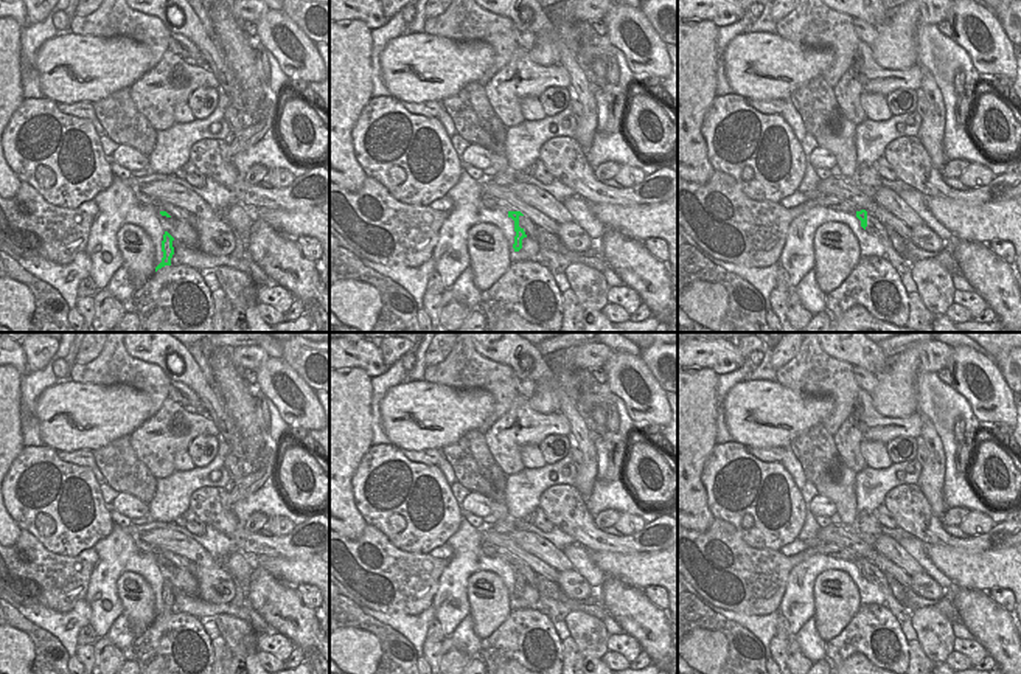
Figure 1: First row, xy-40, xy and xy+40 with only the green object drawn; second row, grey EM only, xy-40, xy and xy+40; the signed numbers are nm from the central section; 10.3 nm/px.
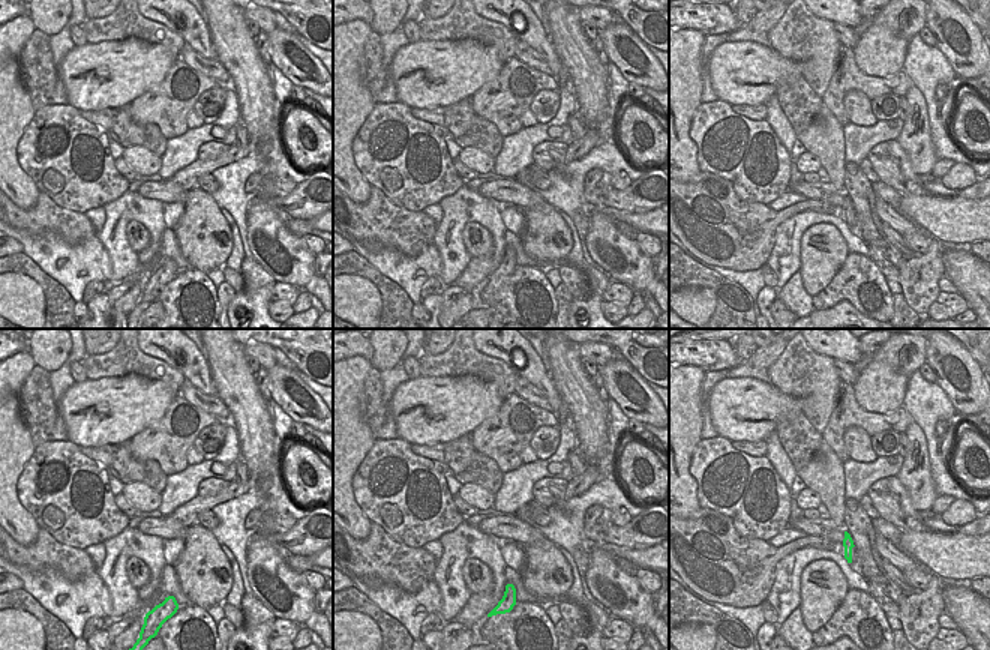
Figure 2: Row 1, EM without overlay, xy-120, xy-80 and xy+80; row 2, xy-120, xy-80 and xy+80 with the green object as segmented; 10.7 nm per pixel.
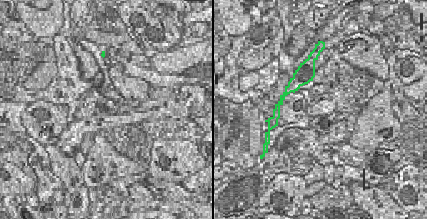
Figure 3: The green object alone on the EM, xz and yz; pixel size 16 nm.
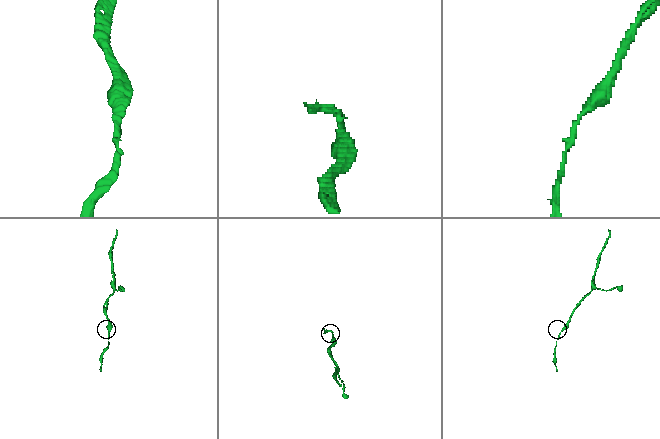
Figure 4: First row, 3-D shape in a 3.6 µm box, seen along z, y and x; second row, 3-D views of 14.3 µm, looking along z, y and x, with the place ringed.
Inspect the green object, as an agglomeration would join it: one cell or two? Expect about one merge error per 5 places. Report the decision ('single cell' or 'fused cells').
single cell

